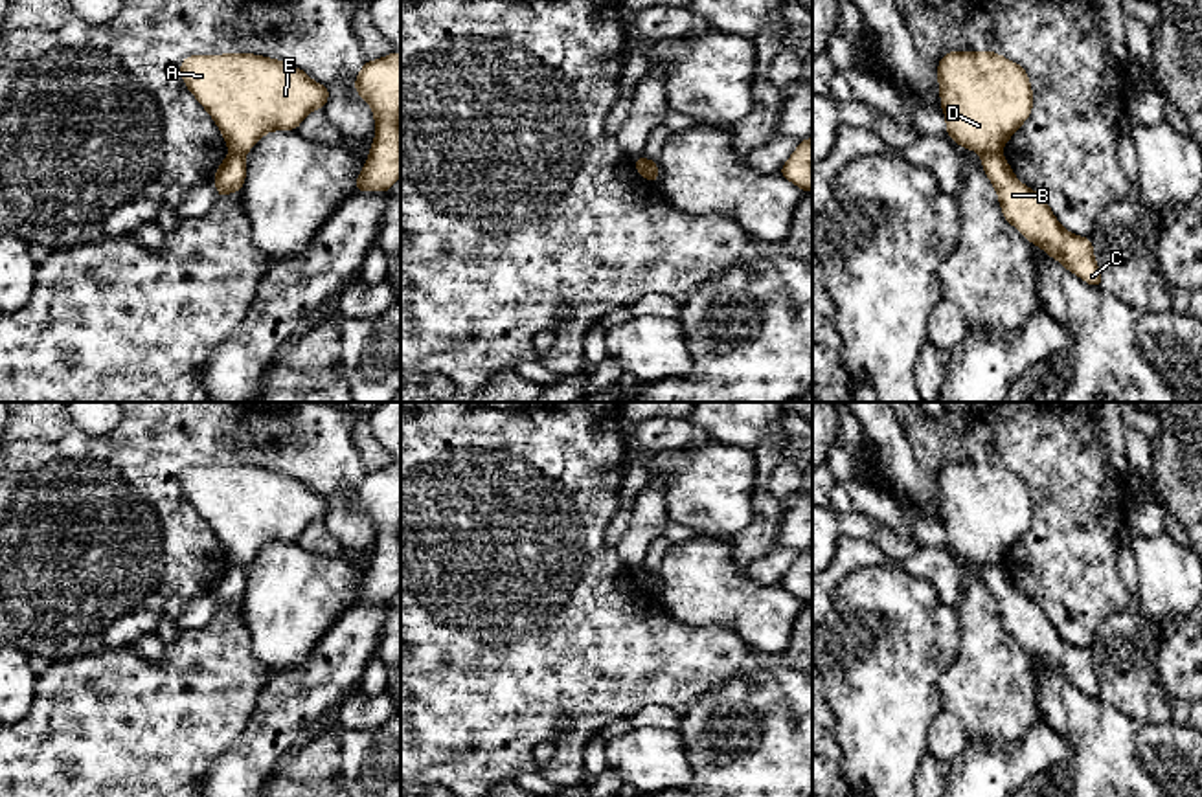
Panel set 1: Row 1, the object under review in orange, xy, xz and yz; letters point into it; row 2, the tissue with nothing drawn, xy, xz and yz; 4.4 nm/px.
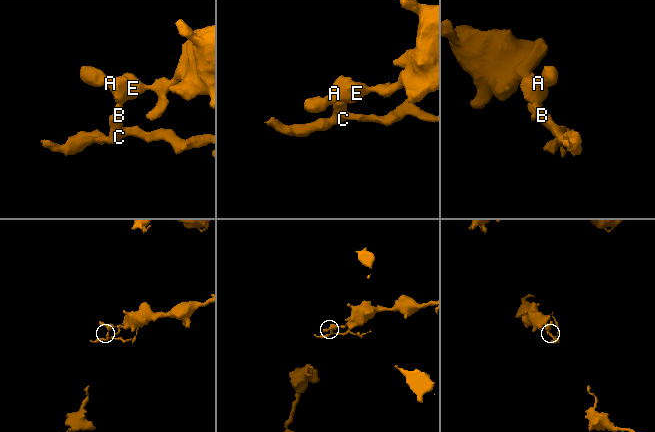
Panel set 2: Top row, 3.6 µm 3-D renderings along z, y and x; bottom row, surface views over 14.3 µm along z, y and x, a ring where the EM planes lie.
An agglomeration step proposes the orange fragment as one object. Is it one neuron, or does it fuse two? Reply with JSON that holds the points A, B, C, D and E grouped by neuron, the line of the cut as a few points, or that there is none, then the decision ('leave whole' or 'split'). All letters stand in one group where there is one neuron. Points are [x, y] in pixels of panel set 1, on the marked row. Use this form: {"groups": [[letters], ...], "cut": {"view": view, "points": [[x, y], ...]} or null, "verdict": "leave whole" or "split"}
{"groups": [["A", "D", "E"], ["B", "C"]], "cut": {"view": "yz", "points": [[998, 151], [982, 155]]}, "verdict": "split"}

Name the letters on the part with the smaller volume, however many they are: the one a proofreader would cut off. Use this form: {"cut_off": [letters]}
{"cut_off": ["B", "C"]}

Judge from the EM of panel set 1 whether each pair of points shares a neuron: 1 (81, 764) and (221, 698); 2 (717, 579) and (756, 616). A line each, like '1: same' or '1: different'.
1: same
2: same

